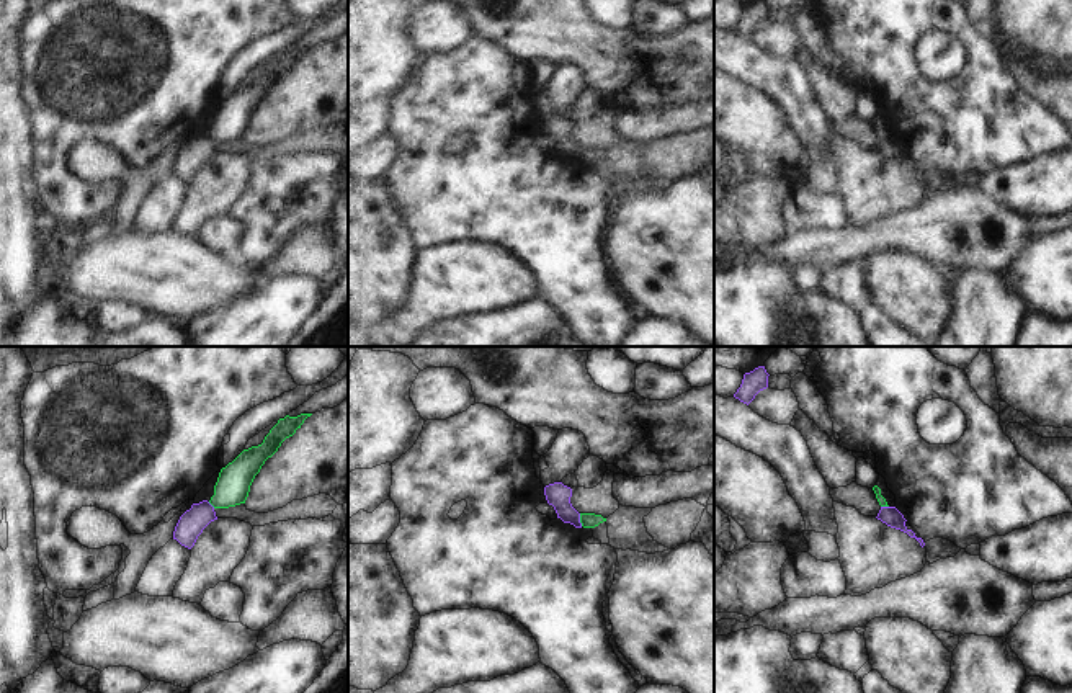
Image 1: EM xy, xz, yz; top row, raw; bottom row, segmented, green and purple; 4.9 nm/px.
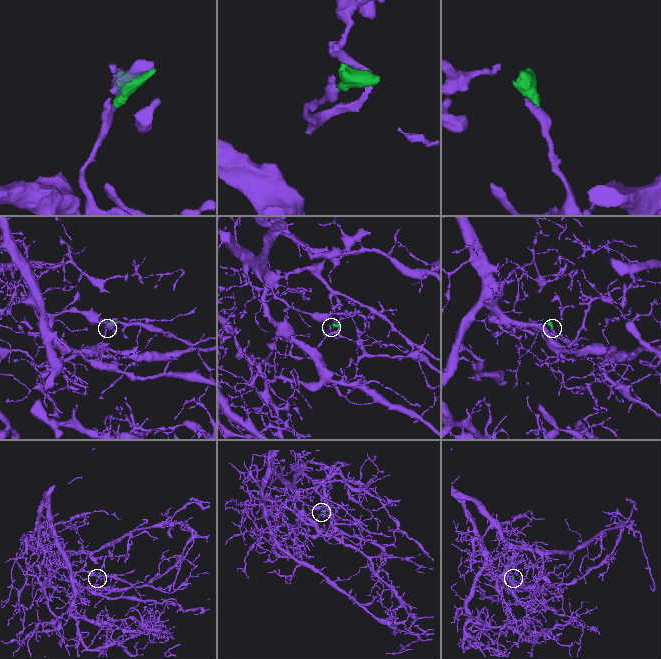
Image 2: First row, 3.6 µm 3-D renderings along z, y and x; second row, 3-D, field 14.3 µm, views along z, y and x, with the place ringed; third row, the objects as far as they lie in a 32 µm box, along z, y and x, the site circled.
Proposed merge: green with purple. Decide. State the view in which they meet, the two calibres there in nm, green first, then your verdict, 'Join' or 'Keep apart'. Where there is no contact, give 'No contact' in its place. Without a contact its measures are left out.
Touches green in xz. Thickness 80 nm (green) against 120 nm. Keep apart.

